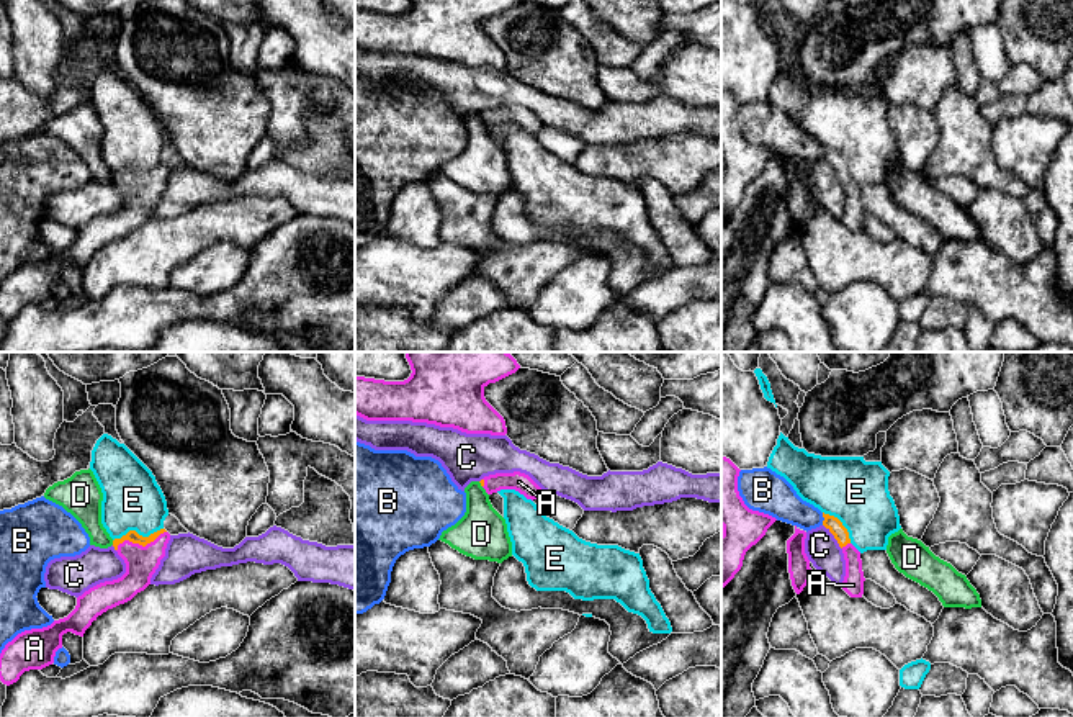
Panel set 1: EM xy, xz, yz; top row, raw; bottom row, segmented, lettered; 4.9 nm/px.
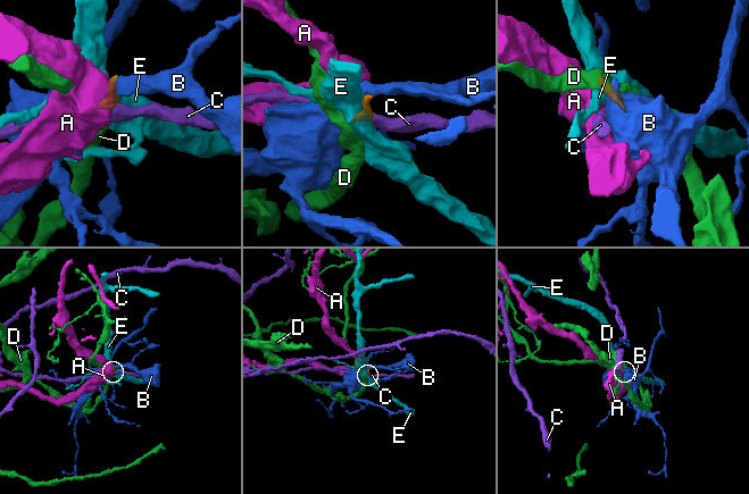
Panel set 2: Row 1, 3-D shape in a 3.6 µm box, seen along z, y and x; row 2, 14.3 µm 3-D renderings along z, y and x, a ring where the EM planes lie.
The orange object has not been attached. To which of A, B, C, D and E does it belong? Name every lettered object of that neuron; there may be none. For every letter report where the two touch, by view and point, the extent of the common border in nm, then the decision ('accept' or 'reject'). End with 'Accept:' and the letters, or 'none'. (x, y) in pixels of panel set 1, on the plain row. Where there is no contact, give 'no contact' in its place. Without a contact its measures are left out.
A: xy (139, 177) | 260 nm | accept
B: yz (825, 153) | 60 nm | reject
C: yz (835, 171) | 160 nm | reject
D: xy (113, 175) | 30 nm | reject
E: xy (138, 167) | 260 nm | reject
Accept: A

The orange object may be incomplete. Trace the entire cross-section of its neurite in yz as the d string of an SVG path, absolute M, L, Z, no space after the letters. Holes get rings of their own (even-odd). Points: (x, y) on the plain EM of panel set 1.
M824 146L823 151L823 159L834 169L844 187L846 210L841 221L851 231L862 231L865 211L862 205L860 185L851 177L849 165L837 151Z

